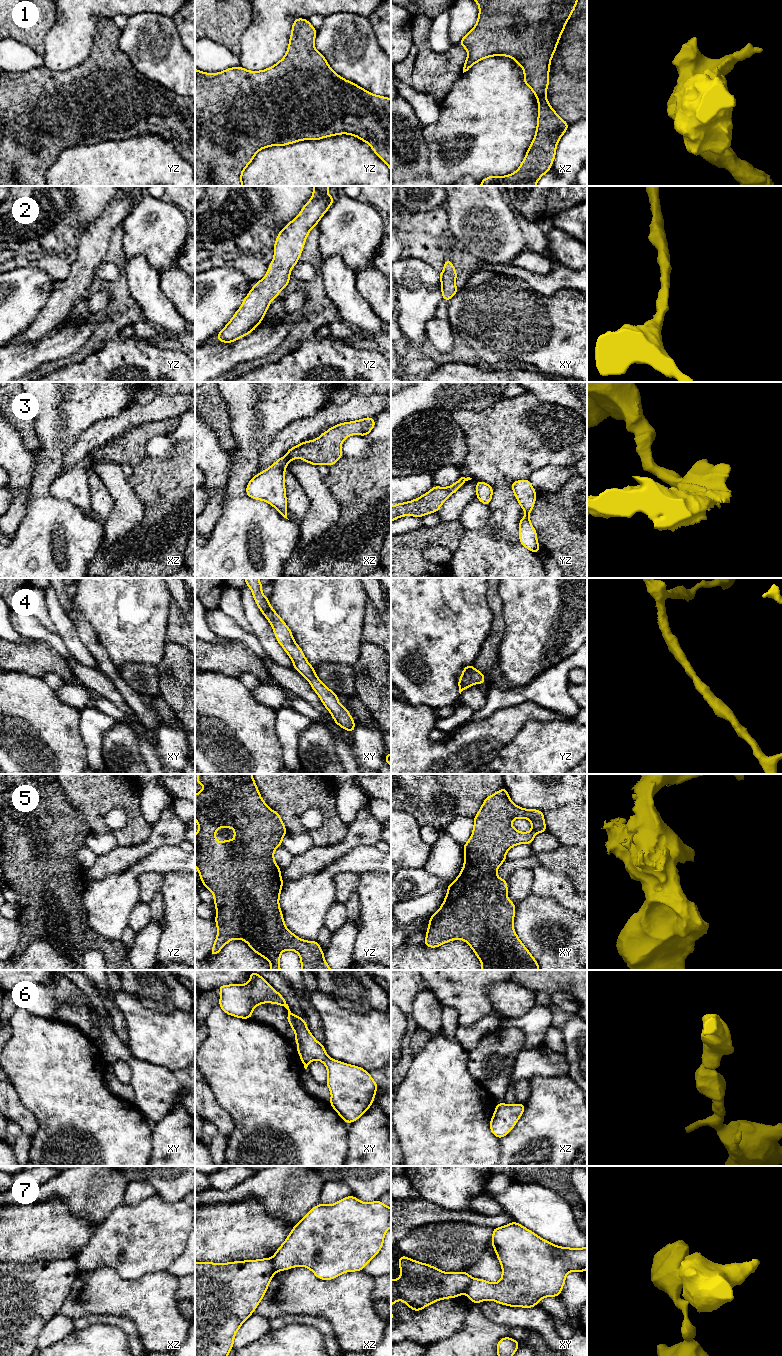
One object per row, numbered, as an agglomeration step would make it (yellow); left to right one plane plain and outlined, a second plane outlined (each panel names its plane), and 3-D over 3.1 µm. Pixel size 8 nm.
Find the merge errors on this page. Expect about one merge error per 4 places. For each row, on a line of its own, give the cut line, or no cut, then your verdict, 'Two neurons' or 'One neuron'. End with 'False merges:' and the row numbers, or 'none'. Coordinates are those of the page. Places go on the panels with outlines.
1: No split. One neuron
2: No split. One neuron
3: Split along xz (286, 455), (289, 459). Two neurons
4: No split. One neuron
5: No split. One neuron
6: No split. One neuron
7: Split along xy (472, 1278), (465, 1293). Two neurons
False merges: 3, 7

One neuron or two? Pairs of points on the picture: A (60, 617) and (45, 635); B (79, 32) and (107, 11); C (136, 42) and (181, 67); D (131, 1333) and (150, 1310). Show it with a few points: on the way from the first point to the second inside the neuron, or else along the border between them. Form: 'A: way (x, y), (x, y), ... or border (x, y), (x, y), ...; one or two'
A: border (55, 632), (69, 651); two
B: way (81, 23), (93, 11), (98, 11); one
C: way (147, 42), (170, 64); one
D: border (116, 1315), (129, 1317), (133, 1321), (143, 1345); two

